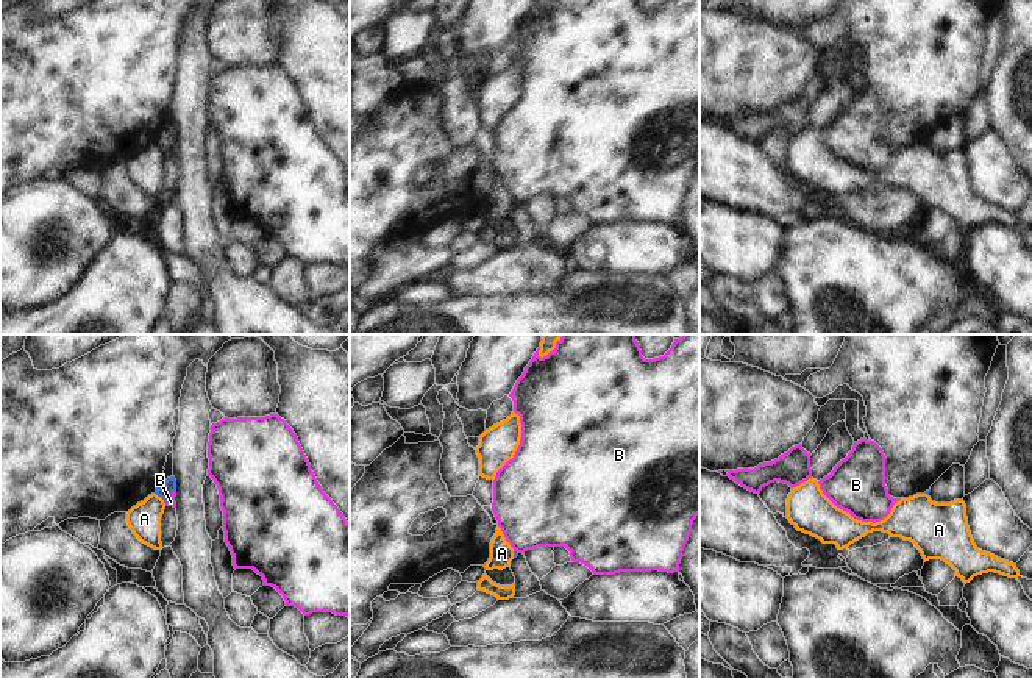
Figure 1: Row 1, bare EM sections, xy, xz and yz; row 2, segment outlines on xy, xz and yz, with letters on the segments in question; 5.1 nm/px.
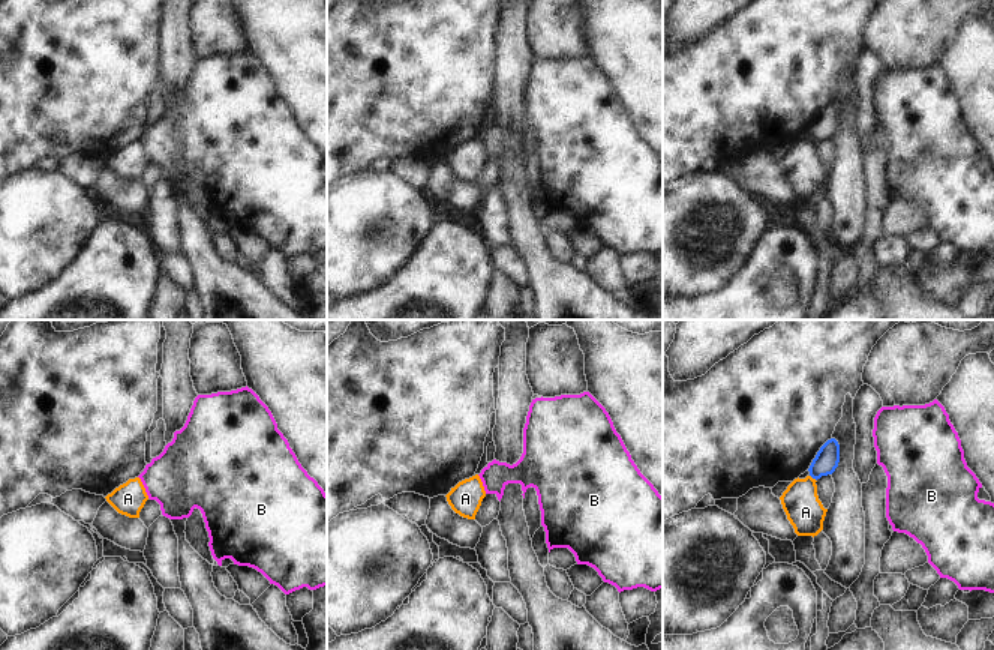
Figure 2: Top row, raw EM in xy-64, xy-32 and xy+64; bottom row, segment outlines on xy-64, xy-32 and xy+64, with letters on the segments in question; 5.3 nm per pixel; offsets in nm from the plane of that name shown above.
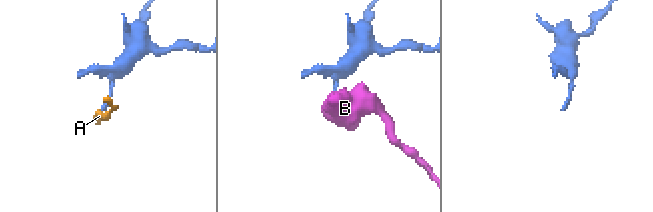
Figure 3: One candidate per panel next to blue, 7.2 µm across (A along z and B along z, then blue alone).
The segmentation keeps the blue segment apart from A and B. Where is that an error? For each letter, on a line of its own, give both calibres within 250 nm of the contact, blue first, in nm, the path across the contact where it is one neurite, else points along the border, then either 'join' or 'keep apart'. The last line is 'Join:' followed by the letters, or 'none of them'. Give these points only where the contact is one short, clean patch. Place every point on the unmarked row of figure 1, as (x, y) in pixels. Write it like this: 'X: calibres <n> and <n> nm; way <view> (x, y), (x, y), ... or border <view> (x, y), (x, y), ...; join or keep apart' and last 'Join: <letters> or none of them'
A: calibres 80 and 170 nm; border xy (155, 142), (164, 153); keep apart
B: calibres 80 and 40 nm; border xy (175, 139), (166, 153); keep apart
Join: none of them

